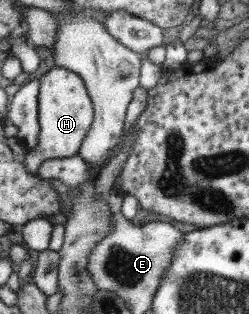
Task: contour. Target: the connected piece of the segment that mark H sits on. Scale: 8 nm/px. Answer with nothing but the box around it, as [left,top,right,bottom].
[26,66,95,174]

